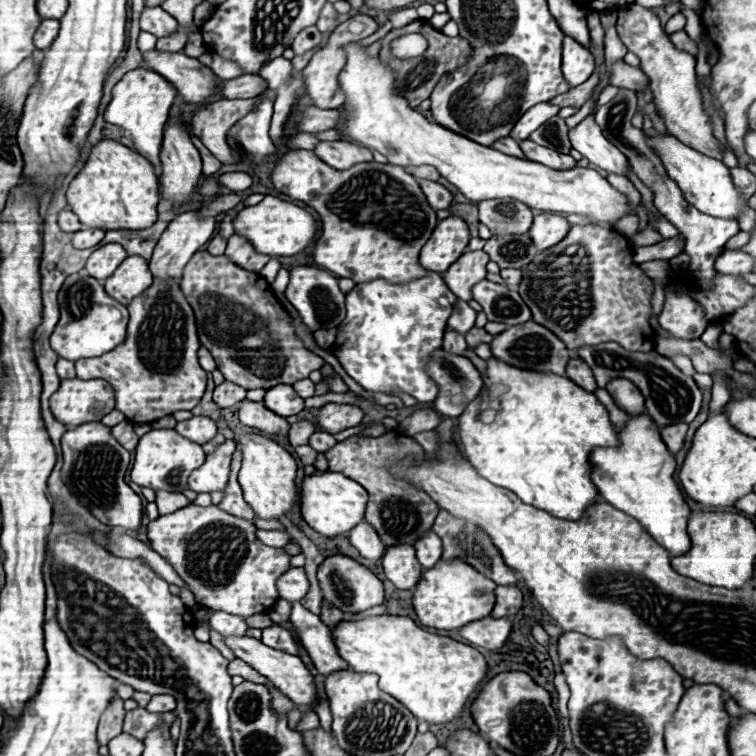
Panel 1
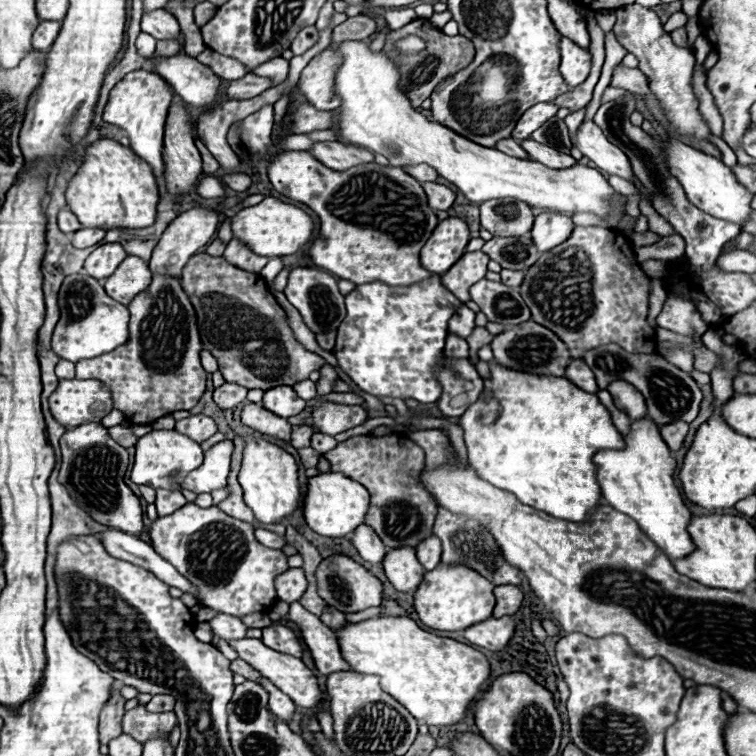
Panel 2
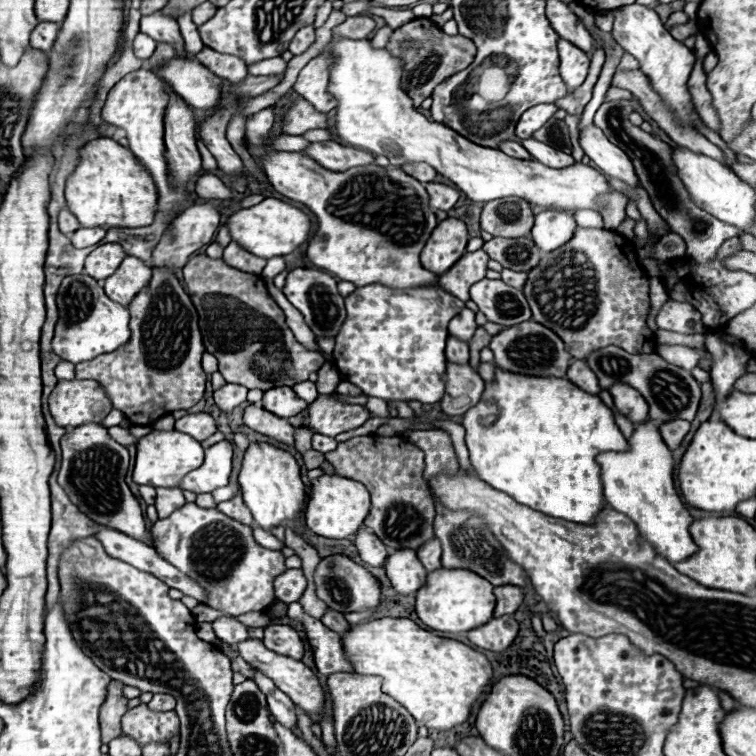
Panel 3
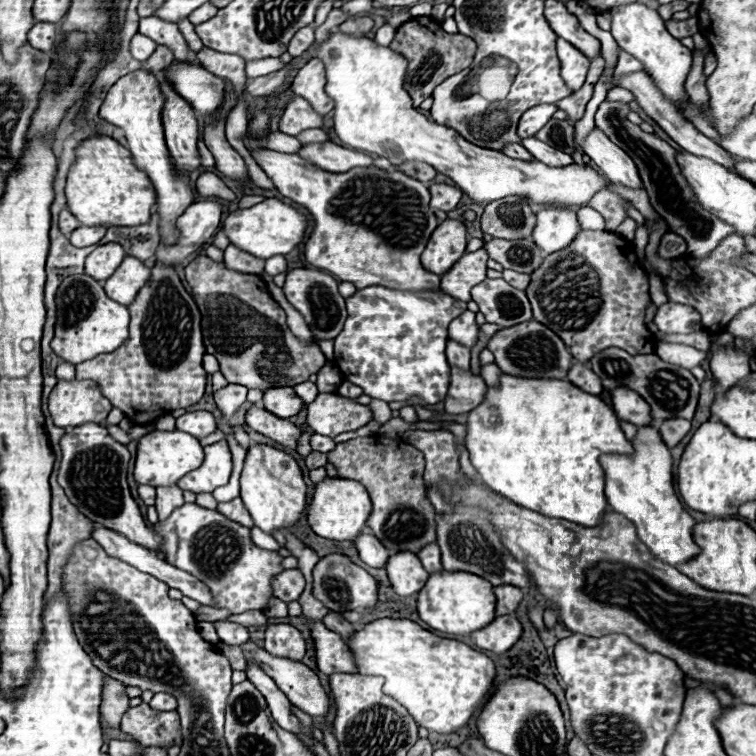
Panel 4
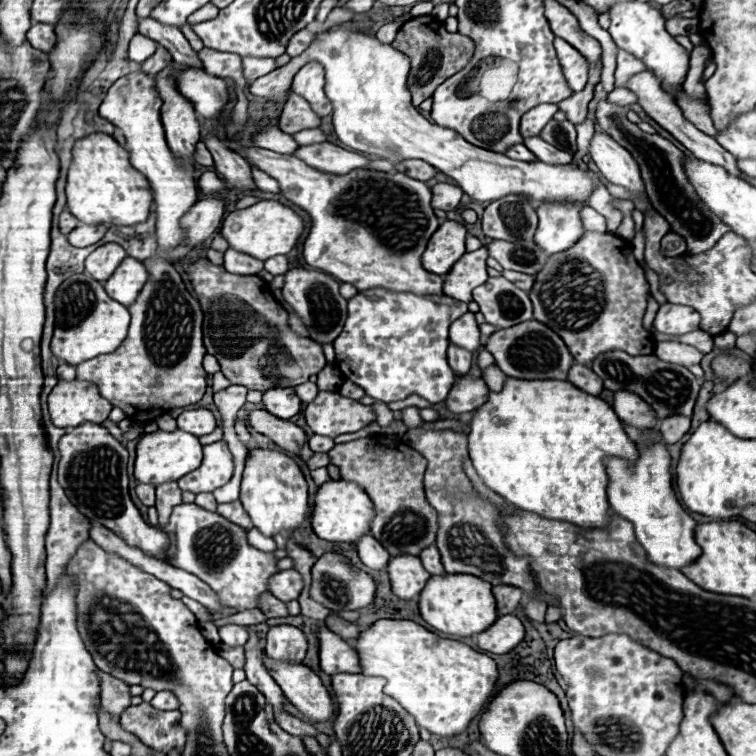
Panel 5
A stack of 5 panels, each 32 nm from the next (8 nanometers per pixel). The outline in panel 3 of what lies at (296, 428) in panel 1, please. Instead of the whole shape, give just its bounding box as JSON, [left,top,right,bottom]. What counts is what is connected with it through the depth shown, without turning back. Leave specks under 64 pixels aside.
[294,426,312,452]

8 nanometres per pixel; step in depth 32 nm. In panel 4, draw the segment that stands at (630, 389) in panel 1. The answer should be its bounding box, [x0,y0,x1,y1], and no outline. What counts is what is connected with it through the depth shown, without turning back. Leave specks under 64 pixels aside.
[612,386,652,426]

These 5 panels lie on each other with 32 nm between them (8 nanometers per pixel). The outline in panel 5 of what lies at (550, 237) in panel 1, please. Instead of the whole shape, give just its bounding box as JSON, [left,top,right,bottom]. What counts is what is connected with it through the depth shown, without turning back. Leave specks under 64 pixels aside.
[534,202,582,254]

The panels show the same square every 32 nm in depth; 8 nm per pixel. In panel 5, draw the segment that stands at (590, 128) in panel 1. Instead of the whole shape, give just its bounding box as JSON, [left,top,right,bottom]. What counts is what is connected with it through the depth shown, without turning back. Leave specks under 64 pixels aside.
[588,132,644,192]

